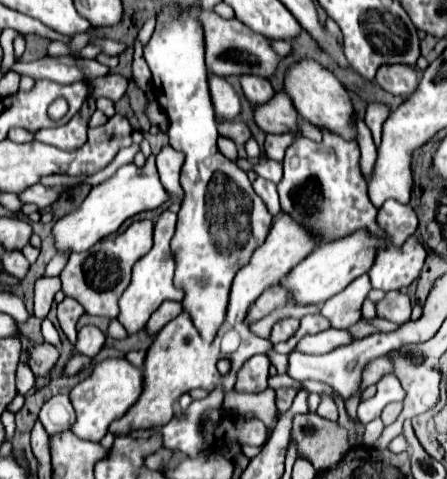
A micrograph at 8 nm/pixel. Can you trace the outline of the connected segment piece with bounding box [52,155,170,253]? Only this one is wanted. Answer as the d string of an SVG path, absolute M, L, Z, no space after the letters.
M150 155L144 163L144 167L136 167L134 163L122 165L110 179L106 179L100 185L94 185L88 193L88 197L76 207L76 211L72 211L70 215L62 217L60 221L56 221L54 225L54 241L58 251L86 251L90 249L94 243L98 243L102 237L108 237L112 233L118 231L118 227L132 215L148 211L148 209L156 209L160 207L164 201L168 201L168 193L164 191L160 179L158 179L158 171L154 165L154 155Z

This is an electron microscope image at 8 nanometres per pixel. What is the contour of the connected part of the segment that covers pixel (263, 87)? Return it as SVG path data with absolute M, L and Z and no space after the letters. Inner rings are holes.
M240 75L240 85L242 85L242 91L246 95L246 99L252 103L252 105L260 105L260 103L266 103L272 95L274 95L274 89L272 85L268 83L268 79L256 79L256 75Z

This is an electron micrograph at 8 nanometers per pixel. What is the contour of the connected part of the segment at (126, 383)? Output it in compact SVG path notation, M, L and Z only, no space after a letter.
M104 359L96 363L92 375L80 381L70 391L70 401L76 411L76 423L72 423L70 431L80 439L100 441L106 435L108 425L114 419L122 417L128 411L128 407L136 403L140 391L142 391L142 371L132 367L126 359Z

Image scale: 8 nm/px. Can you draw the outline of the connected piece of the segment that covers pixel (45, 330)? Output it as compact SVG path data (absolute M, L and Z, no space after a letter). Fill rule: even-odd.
M45 318L41 324L41 332L44 337L44 341L60 347L60 335L56 331L56 327L50 323L48 318Z

